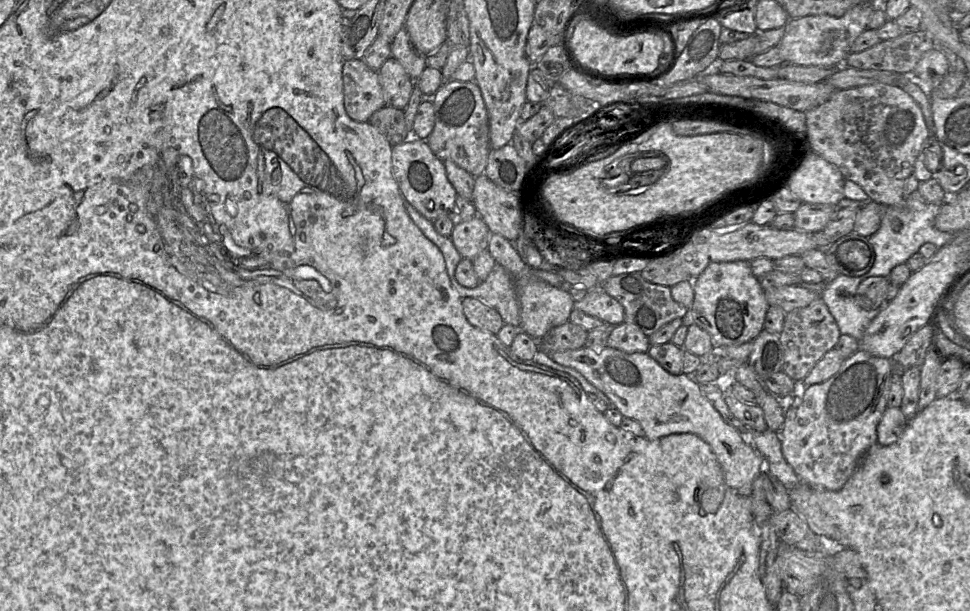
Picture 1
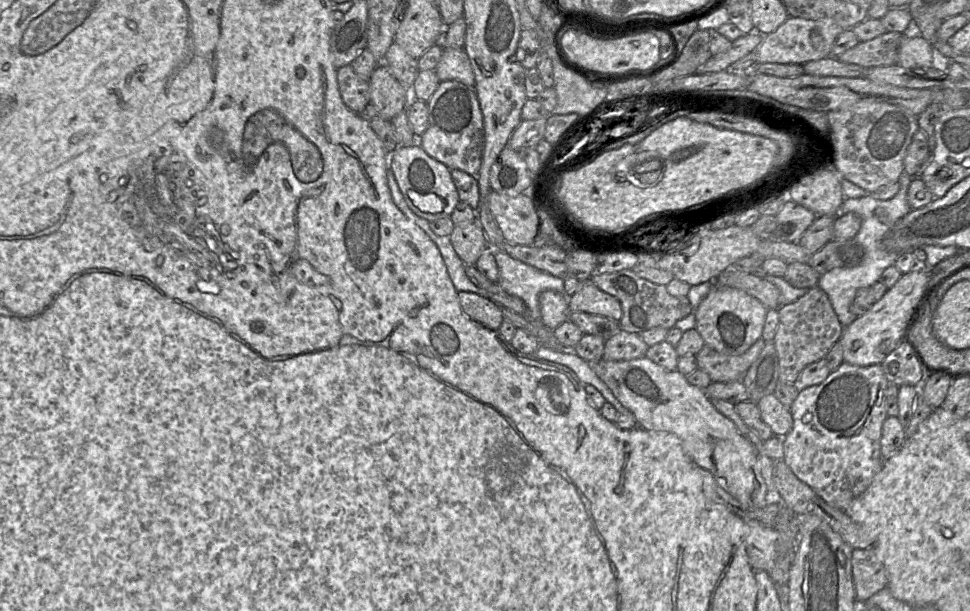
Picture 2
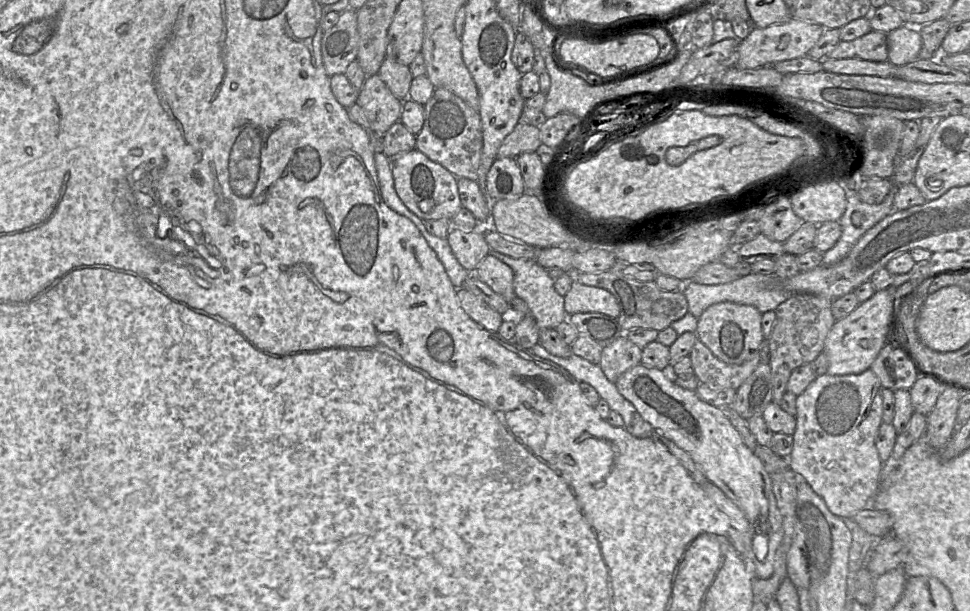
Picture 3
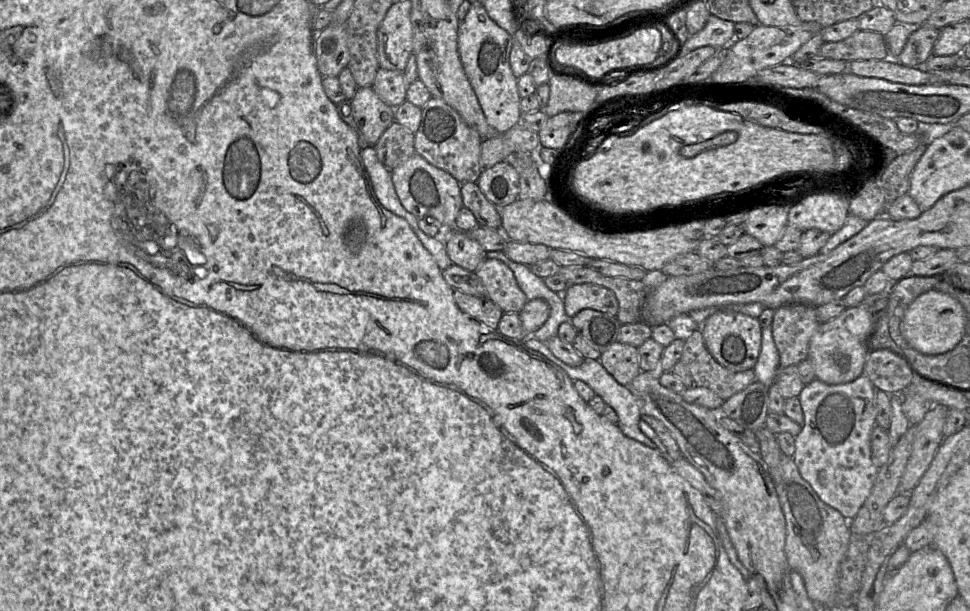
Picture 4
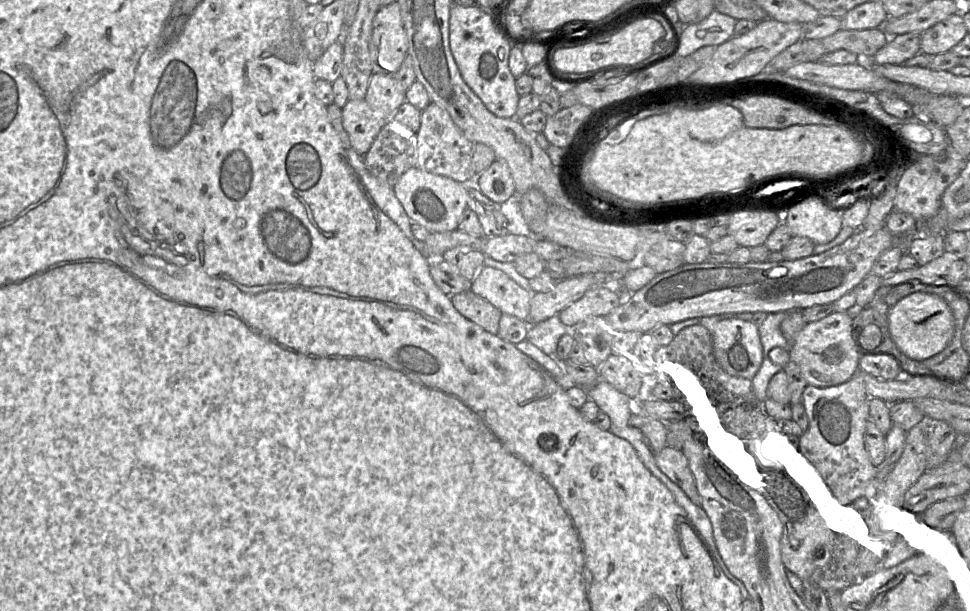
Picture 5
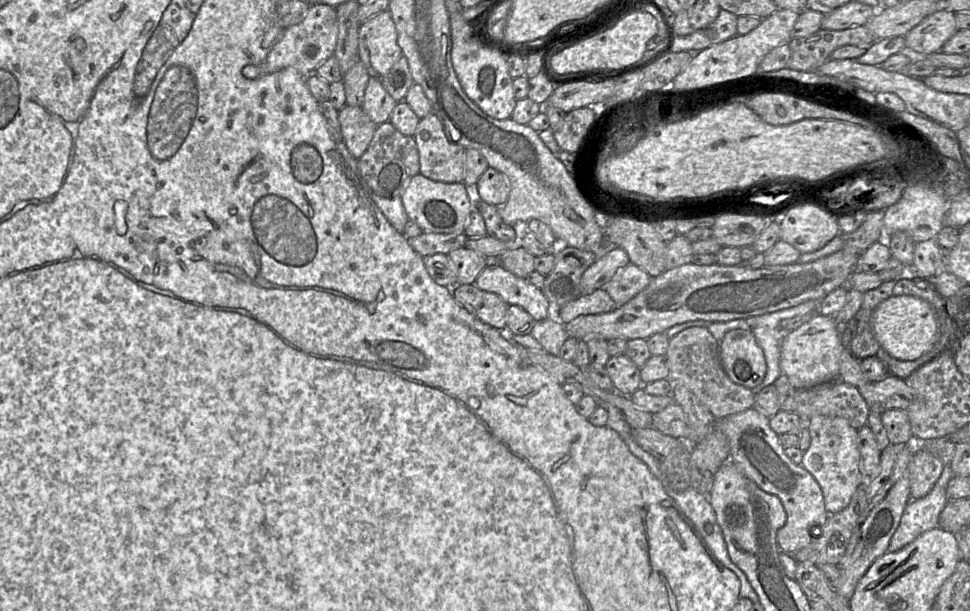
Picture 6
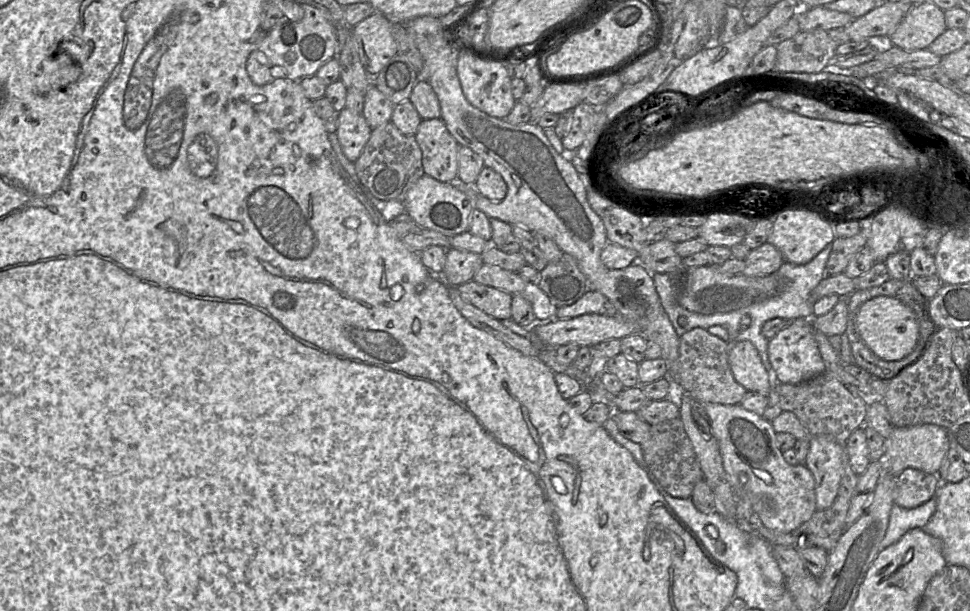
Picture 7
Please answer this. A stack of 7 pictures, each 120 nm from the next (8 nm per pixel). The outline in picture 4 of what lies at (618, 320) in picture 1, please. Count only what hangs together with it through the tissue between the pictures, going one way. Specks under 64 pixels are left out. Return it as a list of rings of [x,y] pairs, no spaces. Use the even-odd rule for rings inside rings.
[[[592,283],[569,285],[562,296],[569,319],[583,309],[593,309],[611,316],[618,313],[618,300],[615,294],[600,285]]]

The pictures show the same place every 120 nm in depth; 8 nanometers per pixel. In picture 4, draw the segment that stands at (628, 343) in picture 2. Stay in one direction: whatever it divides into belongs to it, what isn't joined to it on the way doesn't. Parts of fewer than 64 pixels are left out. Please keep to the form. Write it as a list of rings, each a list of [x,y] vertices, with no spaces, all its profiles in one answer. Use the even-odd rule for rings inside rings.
[[[615,342],[602,353],[599,362],[621,385],[628,386],[641,373],[636,347]]]

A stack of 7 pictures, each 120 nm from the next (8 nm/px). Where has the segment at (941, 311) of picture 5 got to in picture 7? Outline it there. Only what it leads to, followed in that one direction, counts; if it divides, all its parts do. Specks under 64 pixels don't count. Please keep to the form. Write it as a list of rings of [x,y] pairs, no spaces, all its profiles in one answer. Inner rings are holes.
[[[877,296],[866,301],[858,311],[856,324],[867,347],[886,361],[898,361],[909,355],[919,338],[915,314],[896,297]]]

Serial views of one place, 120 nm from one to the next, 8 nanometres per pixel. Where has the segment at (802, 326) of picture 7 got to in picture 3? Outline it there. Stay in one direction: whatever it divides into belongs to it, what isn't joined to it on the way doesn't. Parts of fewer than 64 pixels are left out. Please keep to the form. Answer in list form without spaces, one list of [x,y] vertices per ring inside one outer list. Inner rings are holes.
[[[890,286],[876,291],[845,318],[835,321],[825,339],[823,350],[829,361],[828,374],[860,374],[871,367],[881,349],[889,342],[895,317],[895,290]]]

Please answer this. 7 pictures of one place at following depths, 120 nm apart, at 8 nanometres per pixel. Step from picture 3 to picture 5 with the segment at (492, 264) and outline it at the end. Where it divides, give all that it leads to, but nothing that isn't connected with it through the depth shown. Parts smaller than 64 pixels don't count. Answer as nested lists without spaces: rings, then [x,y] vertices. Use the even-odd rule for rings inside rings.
[[[485,265],[472,281],[471,290],[492,303],[502,314],[530,320],[531,299],[536,292],[524,289],[502,270]]]

